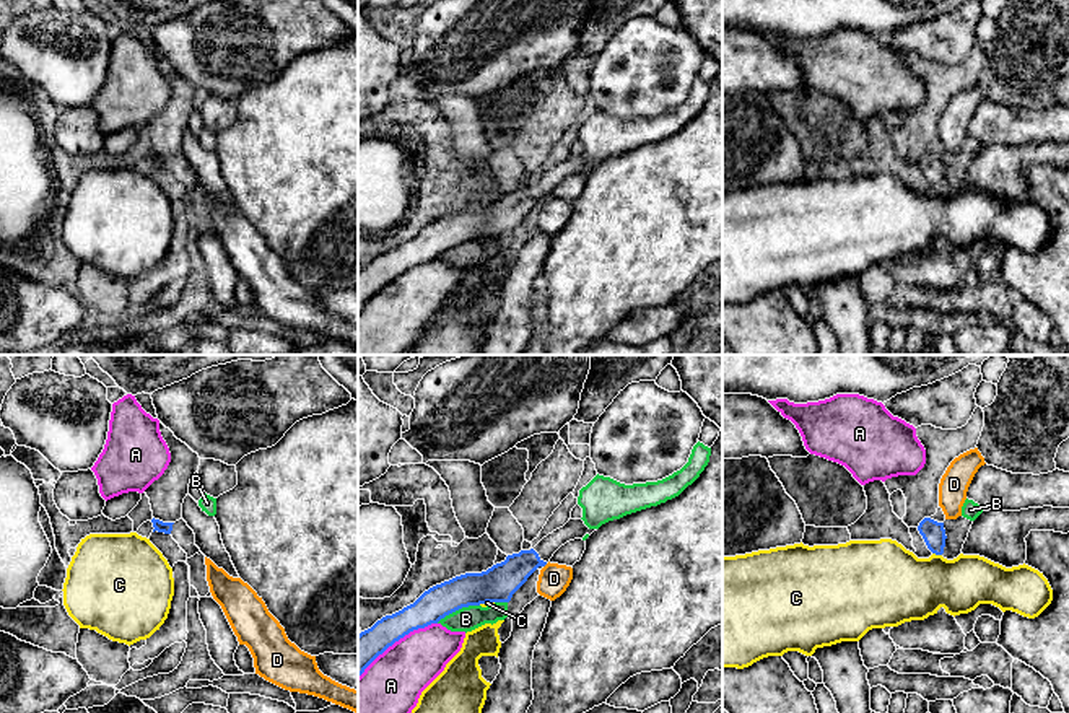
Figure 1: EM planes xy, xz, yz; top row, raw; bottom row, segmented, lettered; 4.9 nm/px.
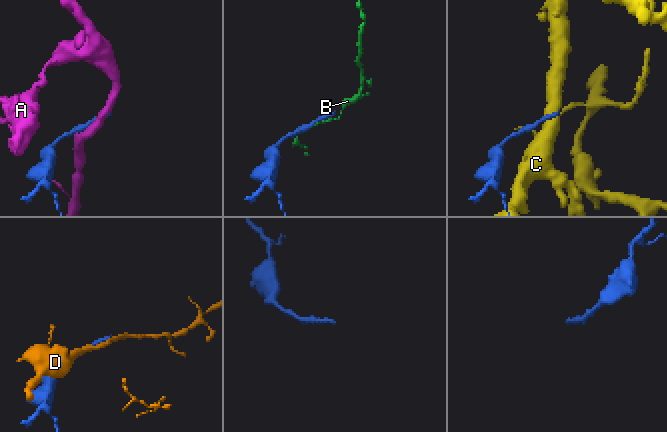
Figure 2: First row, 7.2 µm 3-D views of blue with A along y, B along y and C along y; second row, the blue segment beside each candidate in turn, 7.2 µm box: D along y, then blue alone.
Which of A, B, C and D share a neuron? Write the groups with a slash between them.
A / B / C / D

